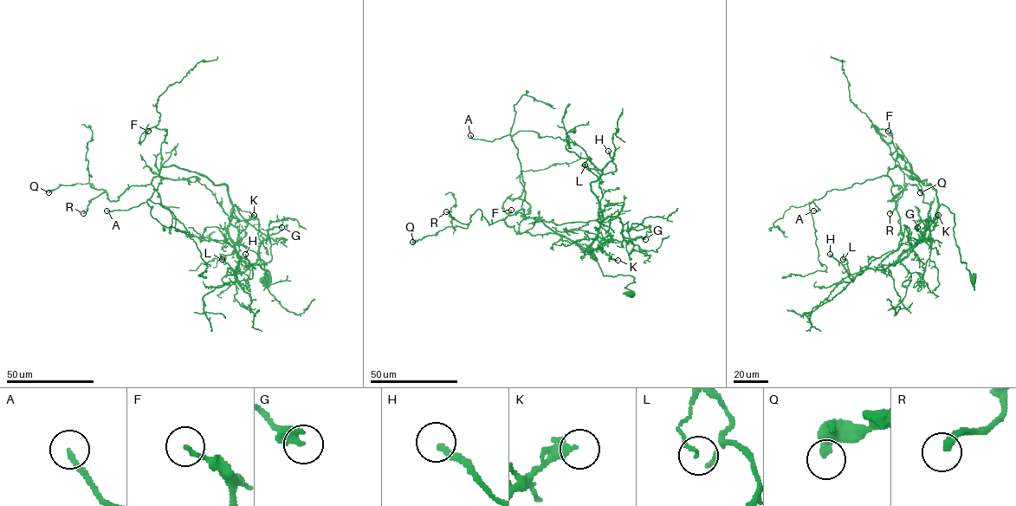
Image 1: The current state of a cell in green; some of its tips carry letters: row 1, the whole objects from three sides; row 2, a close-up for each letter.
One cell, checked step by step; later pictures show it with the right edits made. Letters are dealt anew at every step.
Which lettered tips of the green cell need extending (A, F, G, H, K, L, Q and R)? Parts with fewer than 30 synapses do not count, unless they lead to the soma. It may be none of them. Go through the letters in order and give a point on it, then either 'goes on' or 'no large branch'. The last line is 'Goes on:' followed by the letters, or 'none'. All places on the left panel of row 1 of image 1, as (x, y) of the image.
A: at (106, 210); goes on
F: at (148, 131); no large branch
G: at (281, 227); no large branch
H: at (245, 254); no large branch
K: at (254, 215); no large branch
L: at (222, 259); no large branch
Q: at (48, 192); no large branch
R: at (83, 213); goes on
Goes on: A, R

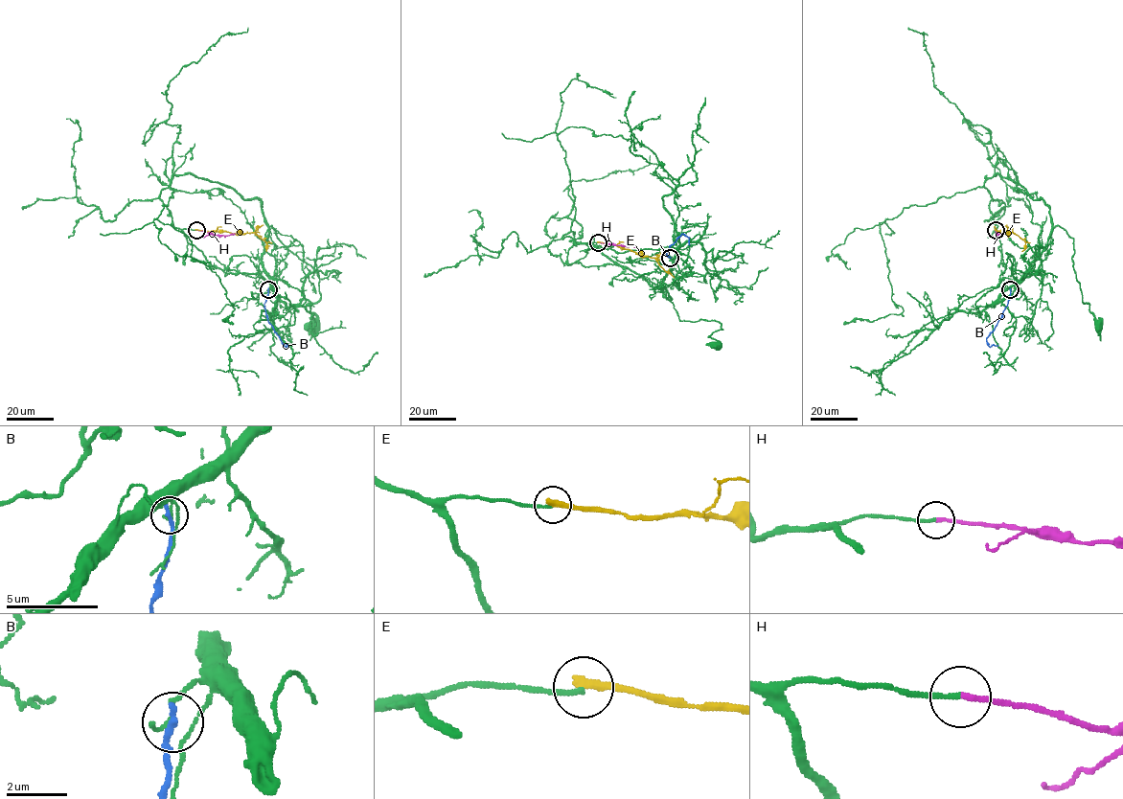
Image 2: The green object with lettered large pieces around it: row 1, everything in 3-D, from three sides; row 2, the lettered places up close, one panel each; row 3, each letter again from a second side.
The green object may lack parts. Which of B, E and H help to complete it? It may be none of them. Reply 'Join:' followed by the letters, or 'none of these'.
Join: H

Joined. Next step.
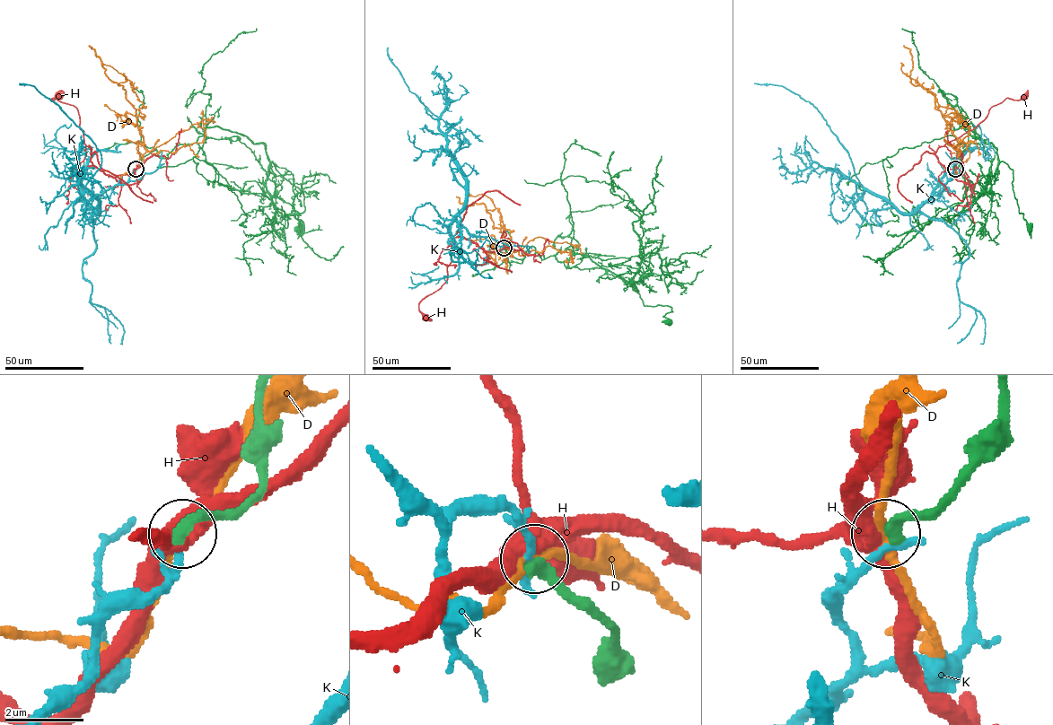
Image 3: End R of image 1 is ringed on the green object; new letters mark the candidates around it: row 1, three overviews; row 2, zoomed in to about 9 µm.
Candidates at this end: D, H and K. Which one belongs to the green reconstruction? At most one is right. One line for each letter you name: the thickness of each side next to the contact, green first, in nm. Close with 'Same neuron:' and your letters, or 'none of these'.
Same neuron: none of these

